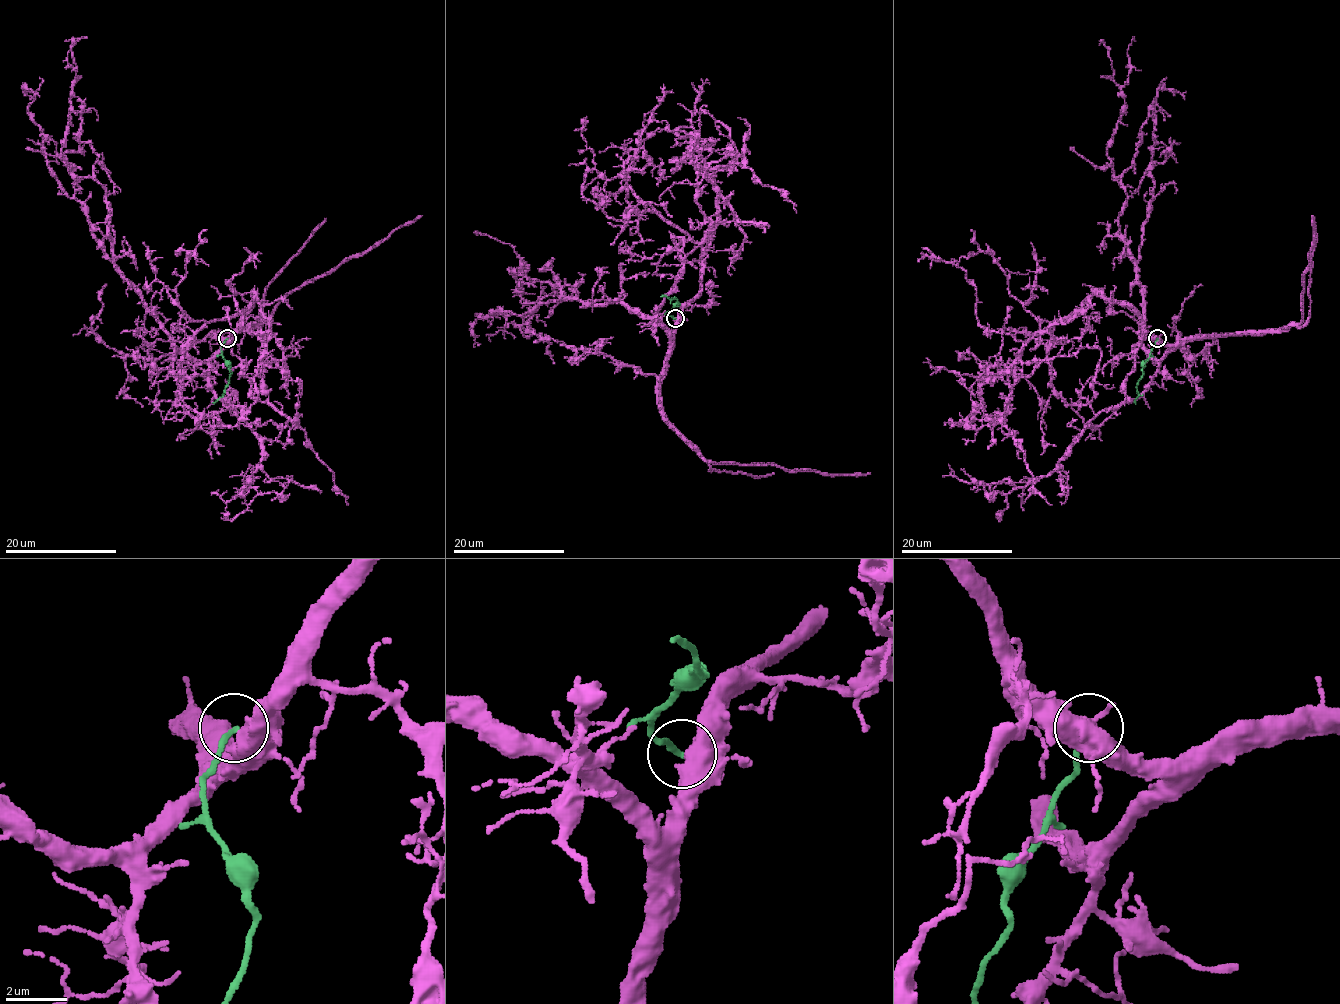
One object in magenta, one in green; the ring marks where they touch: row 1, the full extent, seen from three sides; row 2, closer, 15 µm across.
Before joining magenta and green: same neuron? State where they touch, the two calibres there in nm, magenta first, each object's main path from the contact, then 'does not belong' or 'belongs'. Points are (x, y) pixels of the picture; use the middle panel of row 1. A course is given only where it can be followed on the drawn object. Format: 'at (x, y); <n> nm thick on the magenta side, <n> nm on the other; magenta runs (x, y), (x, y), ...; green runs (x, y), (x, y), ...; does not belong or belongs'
at (675, 318); 500 nm thick on the magenta side, 180 nm on the other; magenta runs (676, 319), (665, 328), (619, 301), (582, 303), (557, 280), (554, 288), (508, 268), (525, 292), (512, 296); green runs (674, 319), (669, 313), (679, 303), (673, 298), (660, 296); does not belong

